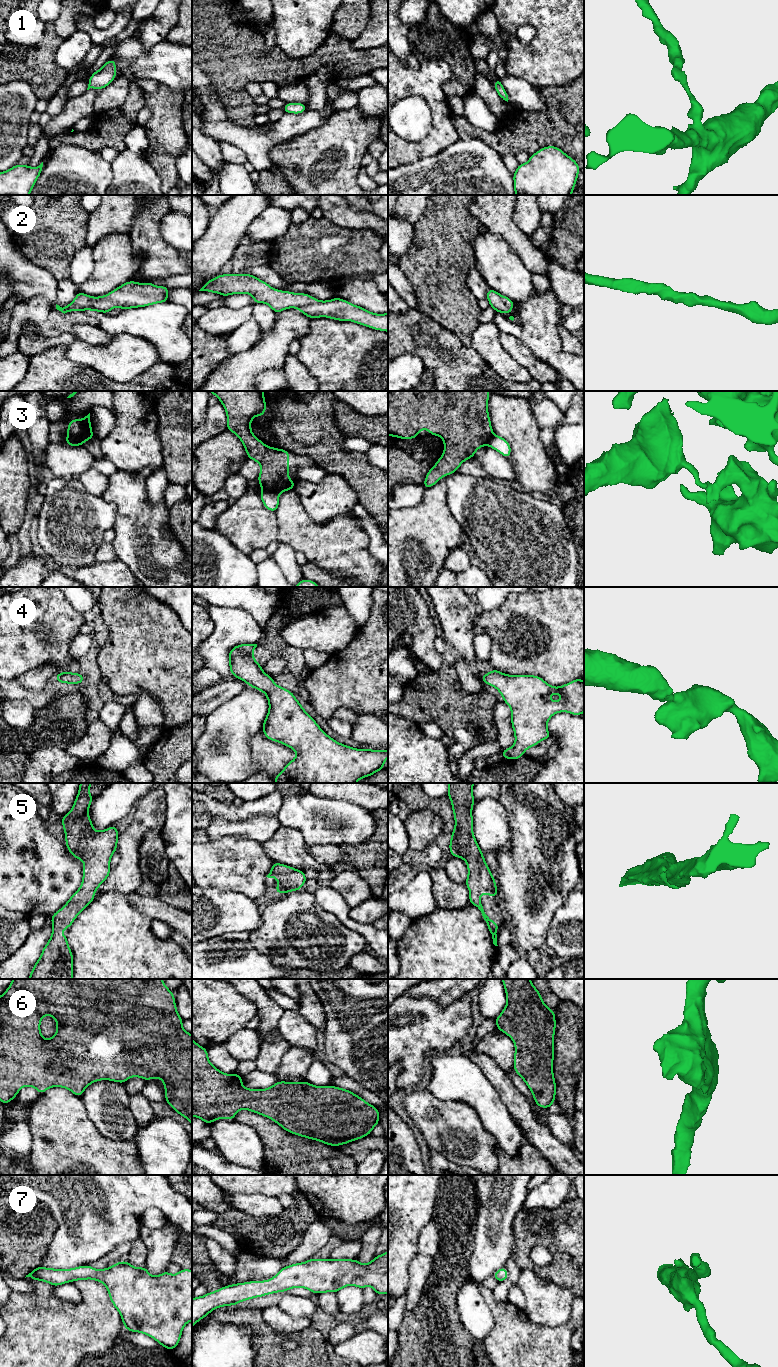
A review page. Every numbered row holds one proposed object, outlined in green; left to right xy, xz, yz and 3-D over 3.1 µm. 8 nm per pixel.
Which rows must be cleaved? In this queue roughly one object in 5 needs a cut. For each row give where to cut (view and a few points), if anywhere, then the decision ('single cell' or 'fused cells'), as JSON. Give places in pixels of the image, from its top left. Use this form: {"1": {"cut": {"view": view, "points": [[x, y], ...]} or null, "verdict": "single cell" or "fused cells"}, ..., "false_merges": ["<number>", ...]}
{"1": {"cut": null, "verdict": "single cell"}, "2": {"cut": null, "verdict": "single cell"}, "3": {"cut": {"view": "xy", "points": [[67, 437], [76, 440], [80, 445]]}, "verdict": "fused cells"}, "4": {"cut": null, "verdict": "single cell"}, "5": {"cut": null, "verdict": "single cell"}, "6": {"cut": null, "verdict": "single cell"}, "7": {"cut": null, "verdict": "single cell"}, "false_merges": ["3"]}

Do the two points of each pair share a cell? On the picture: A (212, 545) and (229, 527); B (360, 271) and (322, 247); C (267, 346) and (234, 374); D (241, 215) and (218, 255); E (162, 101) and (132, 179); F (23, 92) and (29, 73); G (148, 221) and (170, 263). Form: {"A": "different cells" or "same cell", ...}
{"A": "different cells", "B": "same cell", "C": "same cell", "D": "same cell", "E": "different cells", "F": "different cells", "G": "same cell"}

